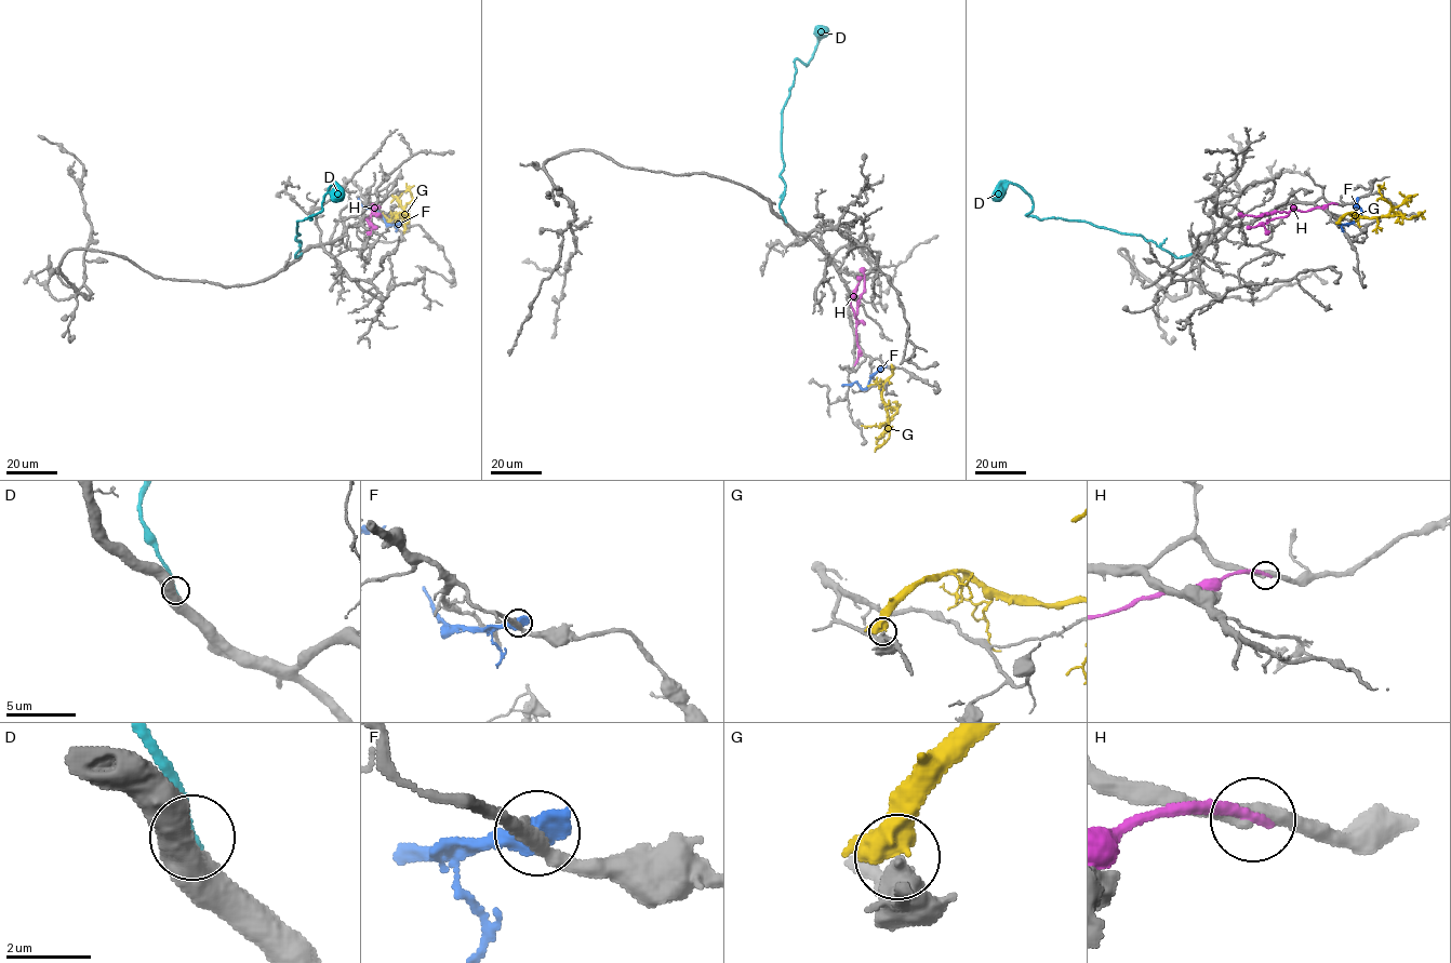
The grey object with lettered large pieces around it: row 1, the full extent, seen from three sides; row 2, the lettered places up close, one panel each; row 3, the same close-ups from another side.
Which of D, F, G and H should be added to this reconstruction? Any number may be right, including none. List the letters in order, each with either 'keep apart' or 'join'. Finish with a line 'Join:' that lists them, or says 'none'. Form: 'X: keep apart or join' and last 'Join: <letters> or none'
D: join
F: keep apart
G: keep apart
H: keep apart
Join: D

